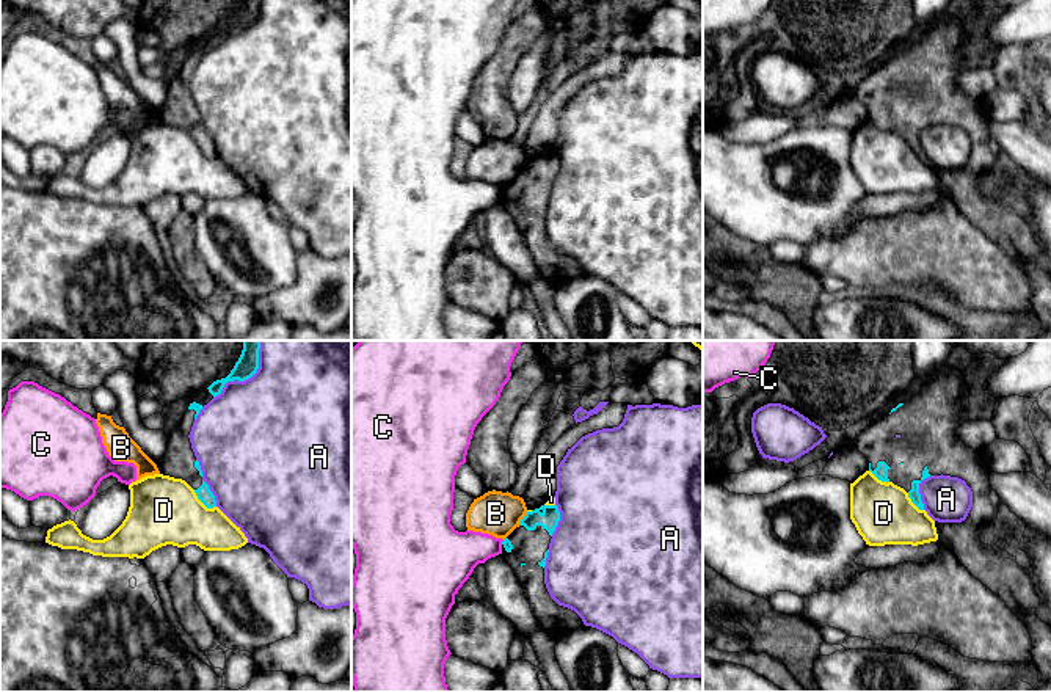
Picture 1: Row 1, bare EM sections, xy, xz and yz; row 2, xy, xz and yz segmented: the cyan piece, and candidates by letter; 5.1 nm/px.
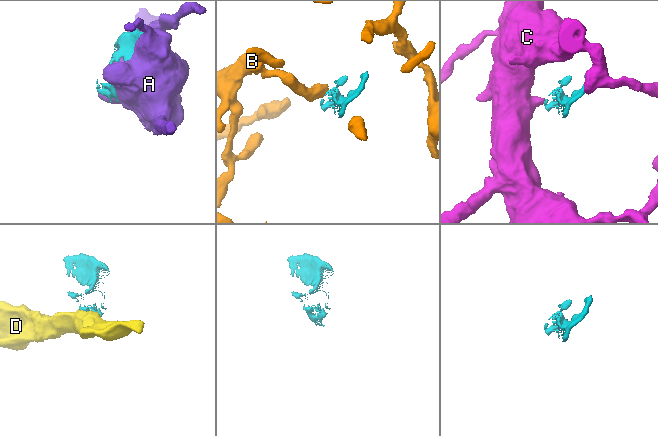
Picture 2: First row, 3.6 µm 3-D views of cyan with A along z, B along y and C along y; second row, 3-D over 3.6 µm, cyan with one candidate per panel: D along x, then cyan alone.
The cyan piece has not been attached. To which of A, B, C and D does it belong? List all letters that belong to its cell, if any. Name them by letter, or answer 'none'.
none

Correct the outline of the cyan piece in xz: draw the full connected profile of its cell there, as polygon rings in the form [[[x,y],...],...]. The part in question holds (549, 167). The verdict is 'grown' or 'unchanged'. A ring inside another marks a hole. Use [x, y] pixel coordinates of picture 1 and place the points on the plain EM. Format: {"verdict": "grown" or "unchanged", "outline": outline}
{"verdict": "grown", "outline": [[[557,154],[527,160],[519,174],[504,187],[500,202],[521,231],[536,273],[555,287],[584,275],[574,259],[551,246],[544,232],[549,191],[558,169]]]}

